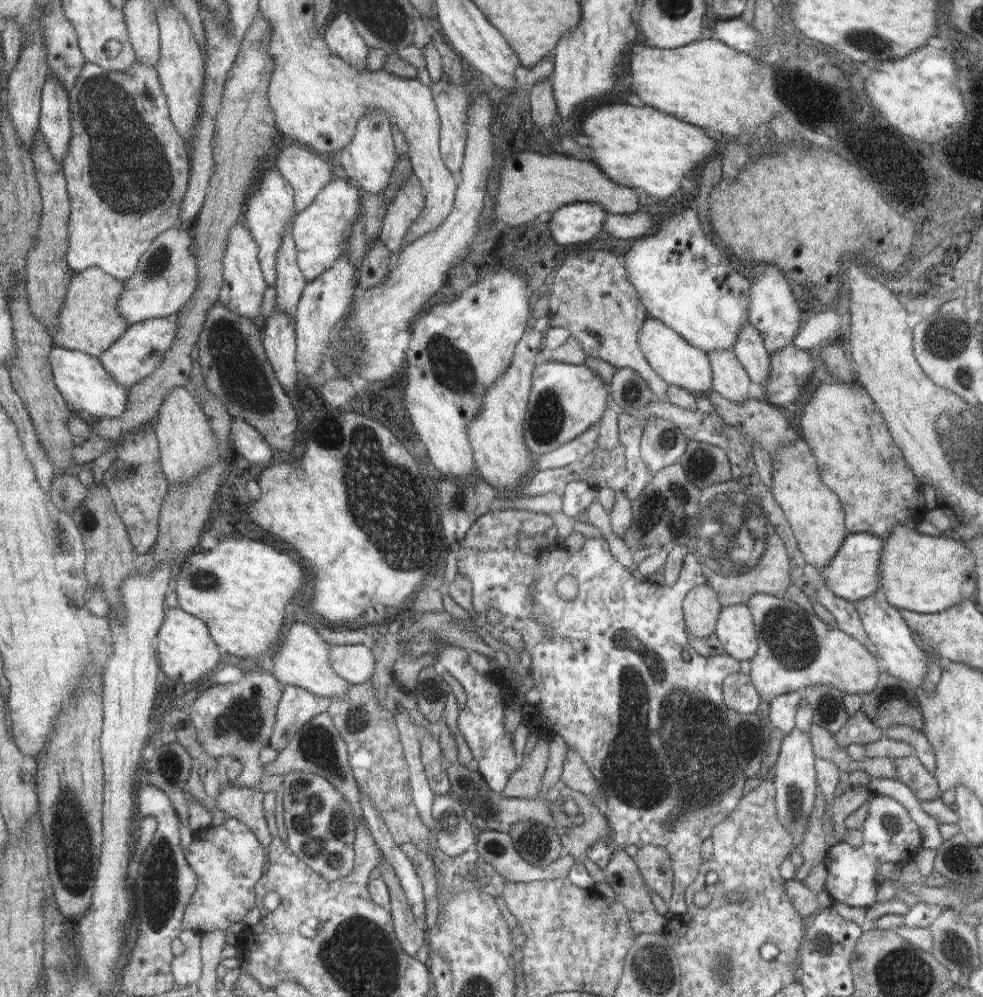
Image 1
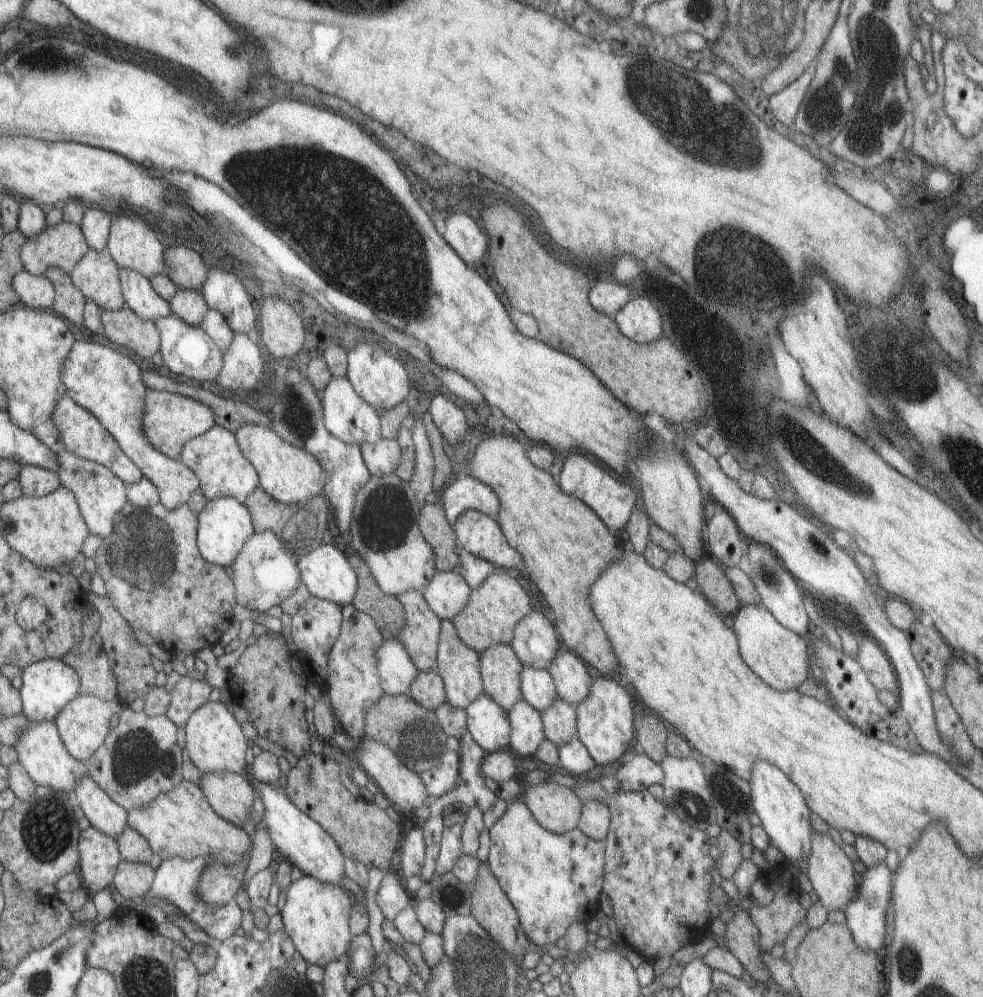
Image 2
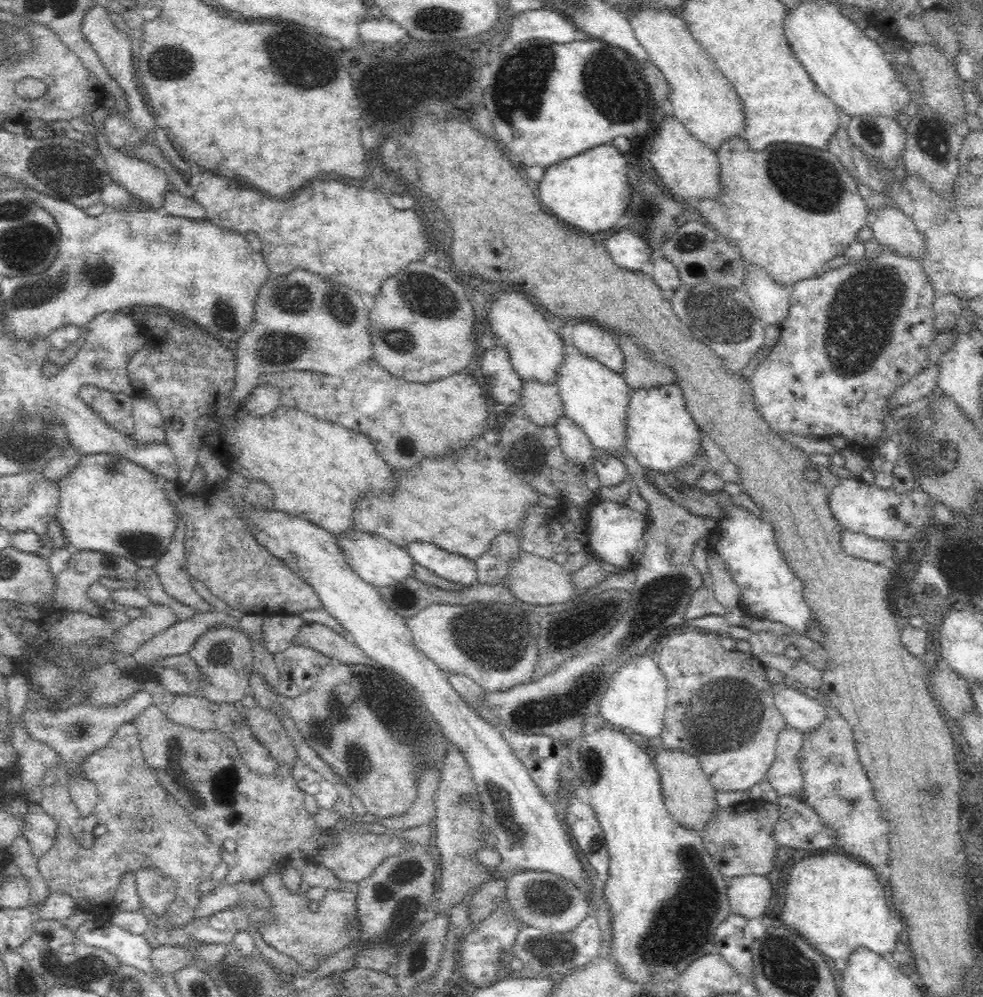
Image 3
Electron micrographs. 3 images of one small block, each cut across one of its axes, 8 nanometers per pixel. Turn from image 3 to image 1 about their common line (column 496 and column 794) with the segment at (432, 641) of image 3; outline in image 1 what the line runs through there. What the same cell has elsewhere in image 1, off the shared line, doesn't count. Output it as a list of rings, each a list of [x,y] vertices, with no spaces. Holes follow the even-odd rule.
[[[757,592],[745,602],[753,614],[759,652],[751,658],[751,682],[767,702],[779,694],[799,692],[805,686],[827,684],[847,694],[873,692],[879,686],[881,662],[855,636],[831,628],[815,612],[809,614],[797,602]]]

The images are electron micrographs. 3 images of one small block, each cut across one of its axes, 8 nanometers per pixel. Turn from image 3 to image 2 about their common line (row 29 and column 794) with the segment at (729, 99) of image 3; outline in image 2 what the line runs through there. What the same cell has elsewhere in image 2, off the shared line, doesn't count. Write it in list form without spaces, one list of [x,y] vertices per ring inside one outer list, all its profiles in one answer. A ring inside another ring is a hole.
[[[741,606],[733,614],[733,630],[739,640],[739,654],[743,662],[771,688],[779,692],[797,690],[809,674],[809,638],[785,628],[763,606]]]

